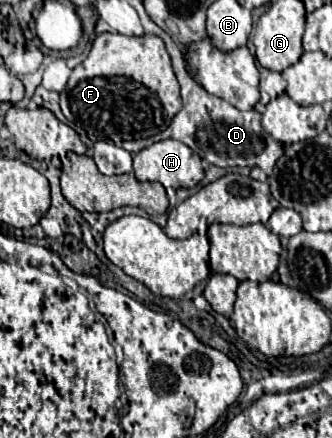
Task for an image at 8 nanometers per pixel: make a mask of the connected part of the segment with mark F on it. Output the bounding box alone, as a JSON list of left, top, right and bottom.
[61,34,181,146]

